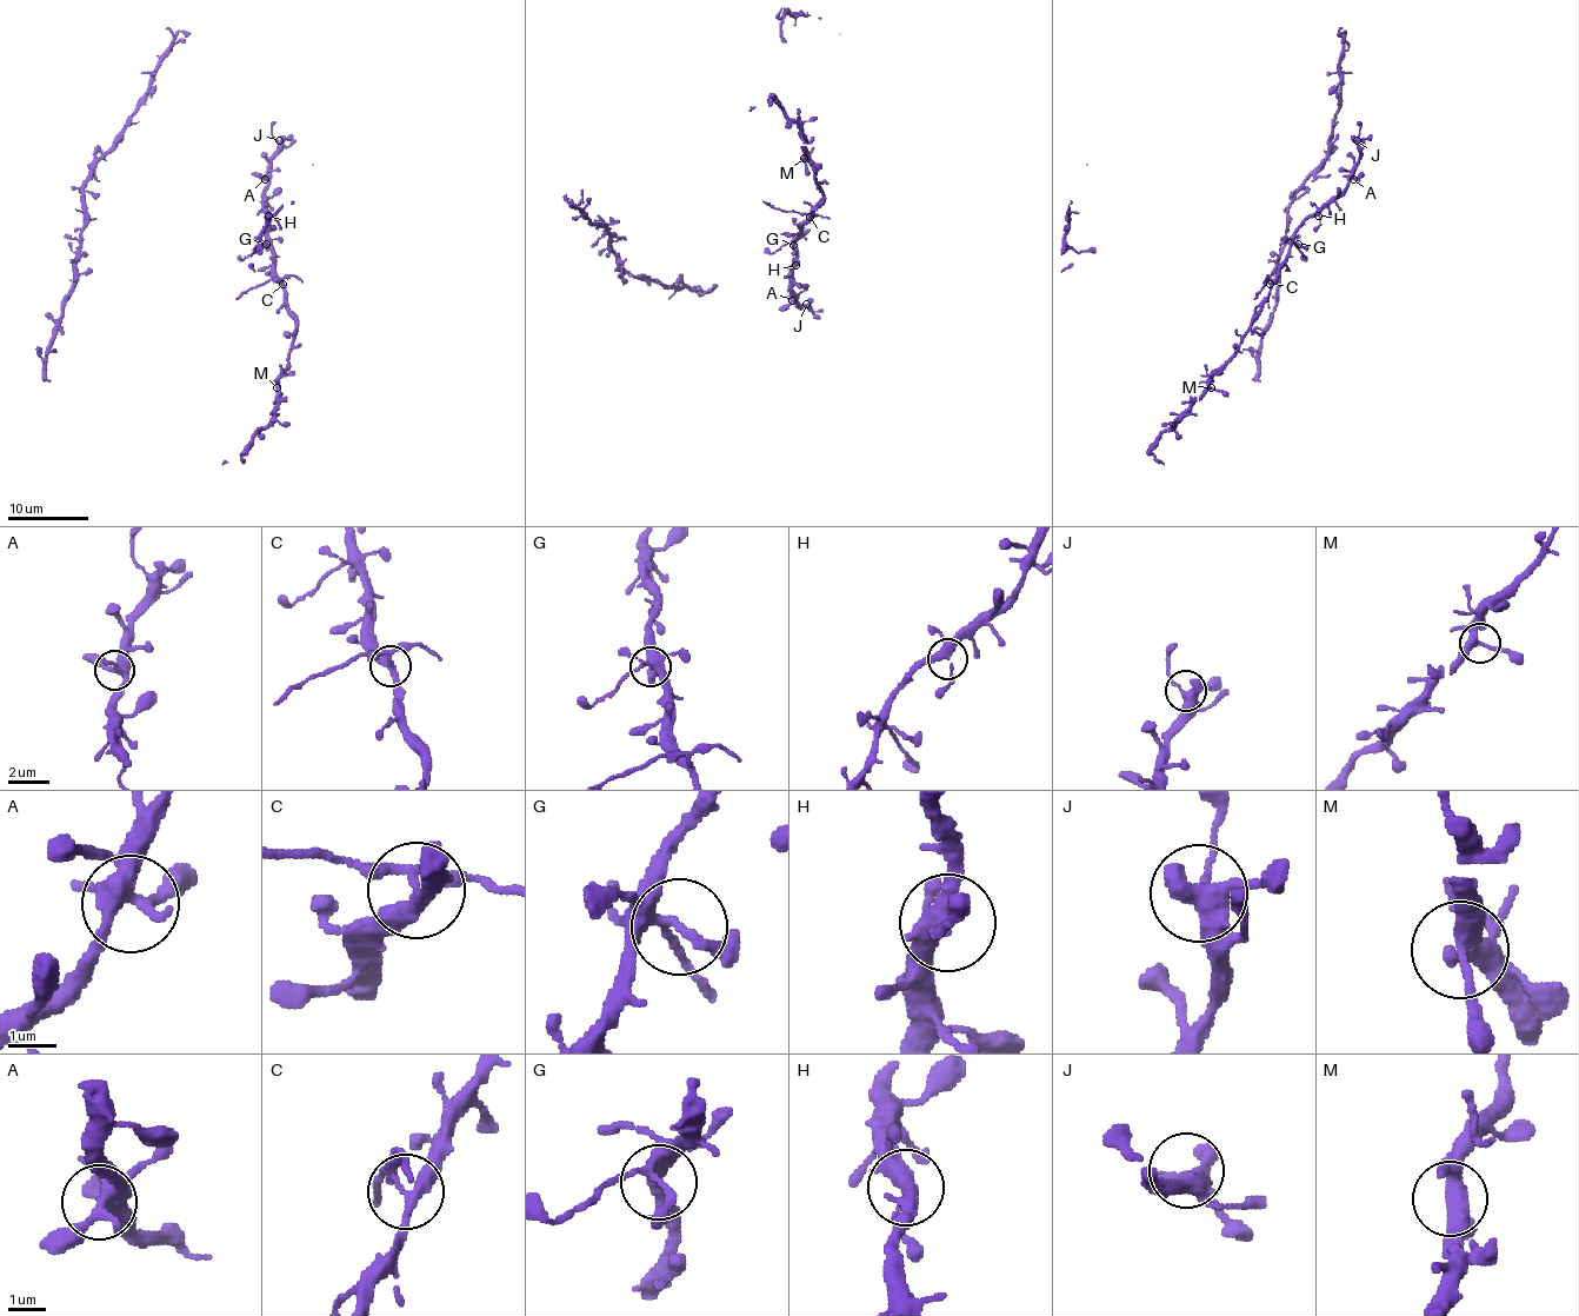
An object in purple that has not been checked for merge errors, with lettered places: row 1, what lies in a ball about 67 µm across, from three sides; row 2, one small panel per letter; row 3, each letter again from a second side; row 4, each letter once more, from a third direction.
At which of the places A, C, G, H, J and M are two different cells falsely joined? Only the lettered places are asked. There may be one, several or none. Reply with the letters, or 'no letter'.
C

